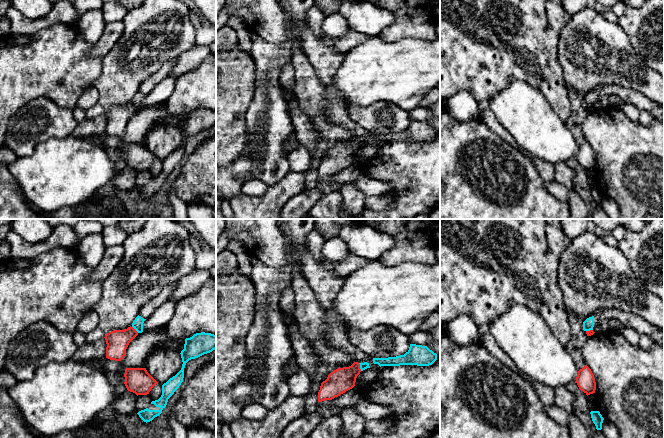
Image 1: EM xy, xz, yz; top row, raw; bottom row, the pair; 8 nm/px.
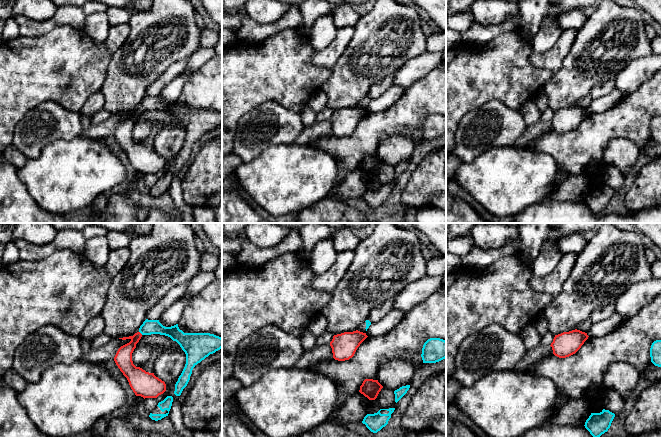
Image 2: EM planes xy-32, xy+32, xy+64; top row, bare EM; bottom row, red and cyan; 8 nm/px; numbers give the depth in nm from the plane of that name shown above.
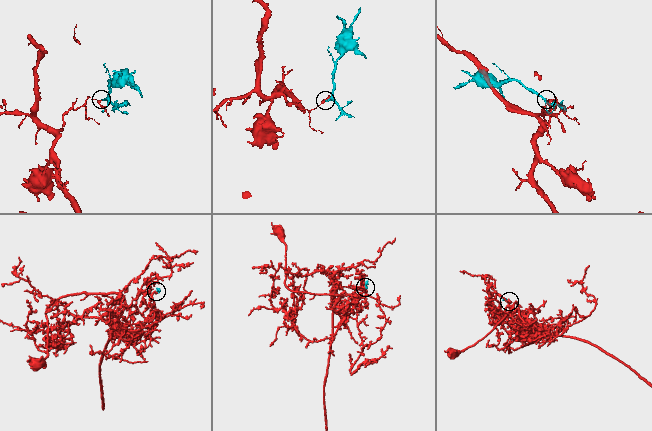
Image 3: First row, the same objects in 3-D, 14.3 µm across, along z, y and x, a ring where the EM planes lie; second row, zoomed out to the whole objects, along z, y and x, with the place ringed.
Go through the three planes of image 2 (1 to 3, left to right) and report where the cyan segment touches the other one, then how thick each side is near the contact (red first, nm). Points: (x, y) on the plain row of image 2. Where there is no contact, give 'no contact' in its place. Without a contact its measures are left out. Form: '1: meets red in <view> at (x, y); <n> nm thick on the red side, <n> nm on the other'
1: meets red in xy-32 at (140, 109); 140 nm thick on the red side, 120 nm on the other
2: no contact
3: no contact

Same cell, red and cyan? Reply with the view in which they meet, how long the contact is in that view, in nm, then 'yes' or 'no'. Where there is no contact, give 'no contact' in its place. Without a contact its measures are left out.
xz | 70 nm | no

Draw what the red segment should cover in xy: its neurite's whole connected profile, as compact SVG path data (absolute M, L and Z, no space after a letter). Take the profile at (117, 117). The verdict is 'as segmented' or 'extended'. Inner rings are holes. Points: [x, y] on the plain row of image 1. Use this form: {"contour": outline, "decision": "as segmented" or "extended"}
{"contour": "M133 103L124 106L114 106L105 111L106 134L121 137L126 129L129 119L138 111Z", "decision": "as segmented"}

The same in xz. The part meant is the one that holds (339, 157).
{"contour": "M354 138L349 143L338 144L331 148L321 159L318 168L318 178L332 176L355 162L356 154L360 150L360 140Z", "decision": "as segmented"}

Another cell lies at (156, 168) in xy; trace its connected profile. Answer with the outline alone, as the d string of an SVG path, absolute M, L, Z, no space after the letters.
M159 159L156 160L151 167L149 168L149 172L152 177L158 176L162 171L162 161Z

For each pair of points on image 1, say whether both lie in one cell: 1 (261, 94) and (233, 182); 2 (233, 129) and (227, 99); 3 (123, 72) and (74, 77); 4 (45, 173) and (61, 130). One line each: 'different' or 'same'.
1: same
2: same
3: different
4: different

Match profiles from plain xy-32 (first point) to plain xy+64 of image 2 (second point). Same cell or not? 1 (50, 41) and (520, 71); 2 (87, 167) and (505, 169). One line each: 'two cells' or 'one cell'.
1: one cell
2: one cell

